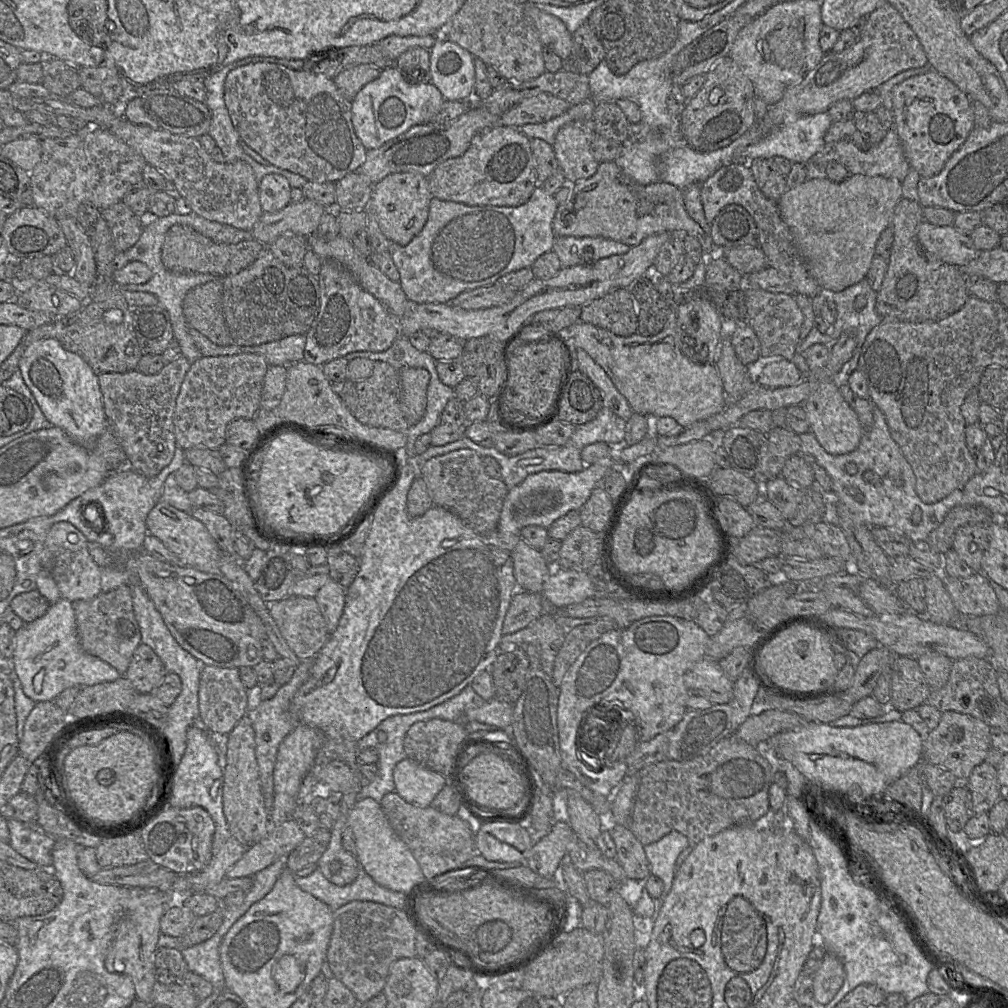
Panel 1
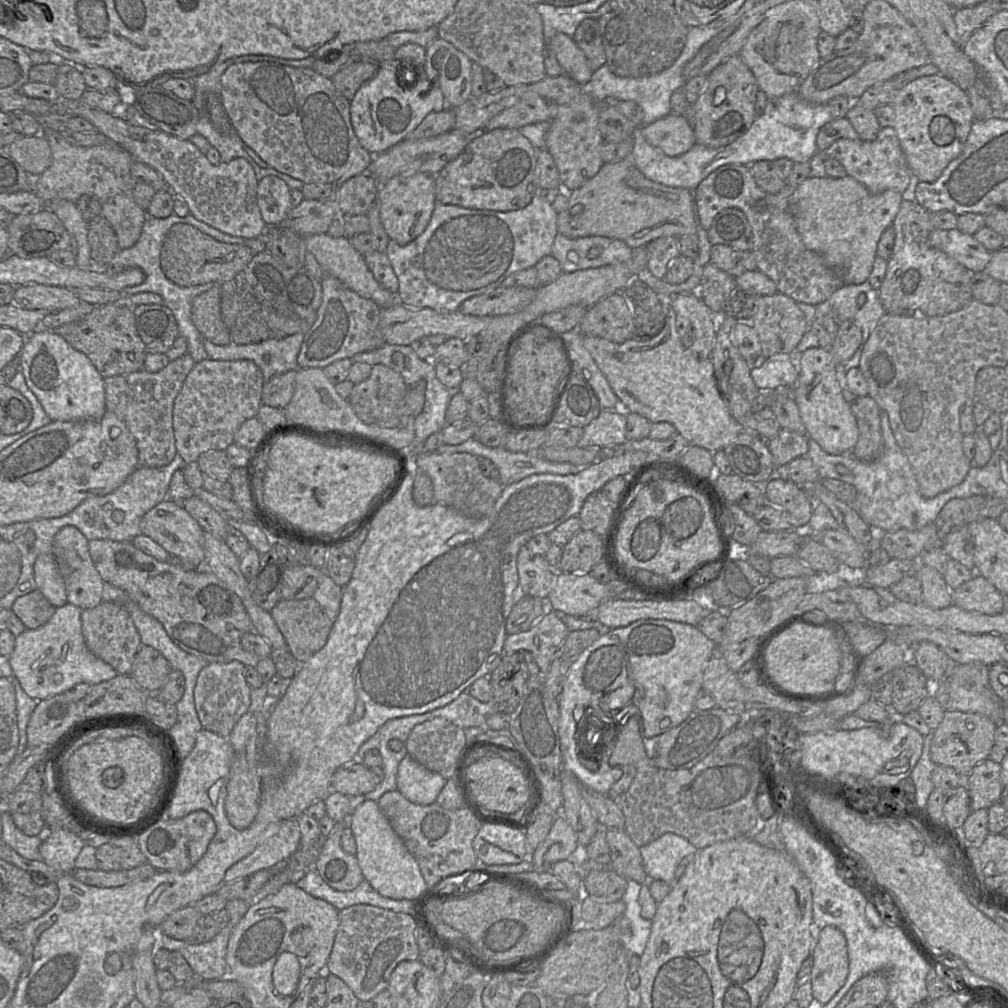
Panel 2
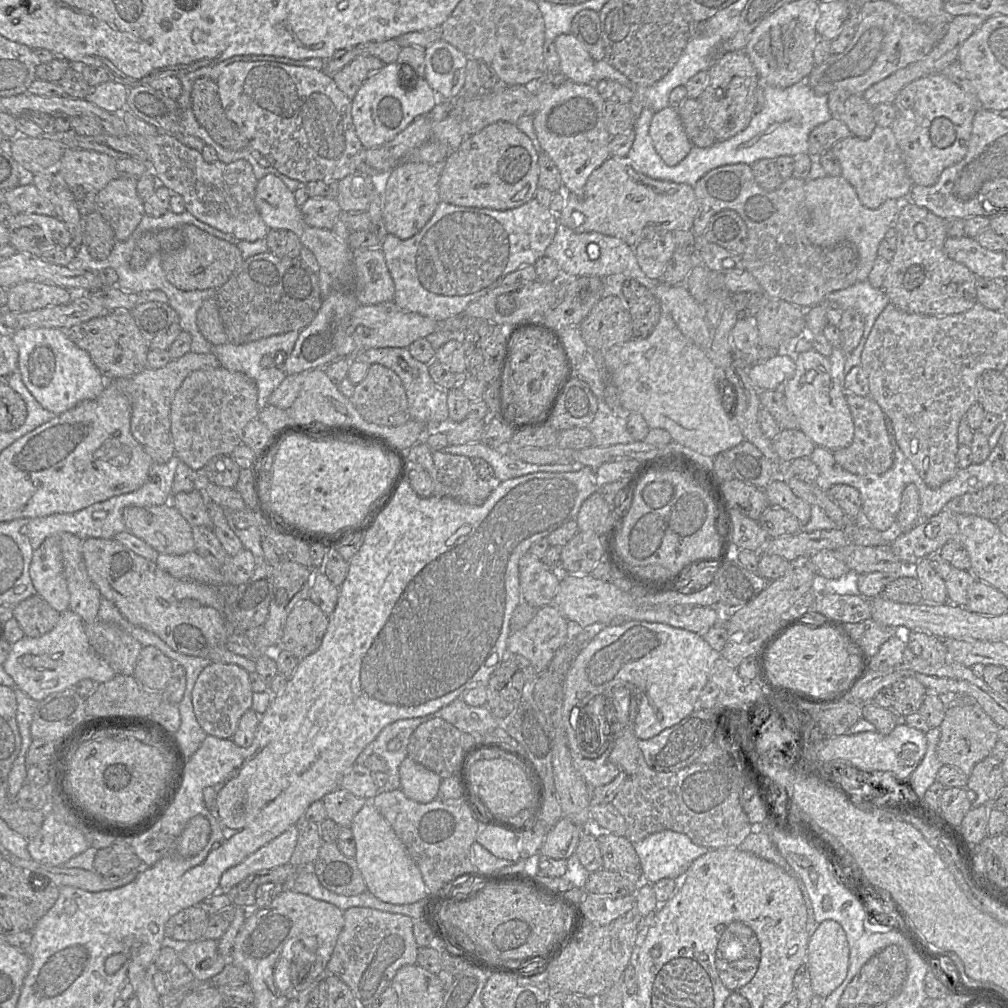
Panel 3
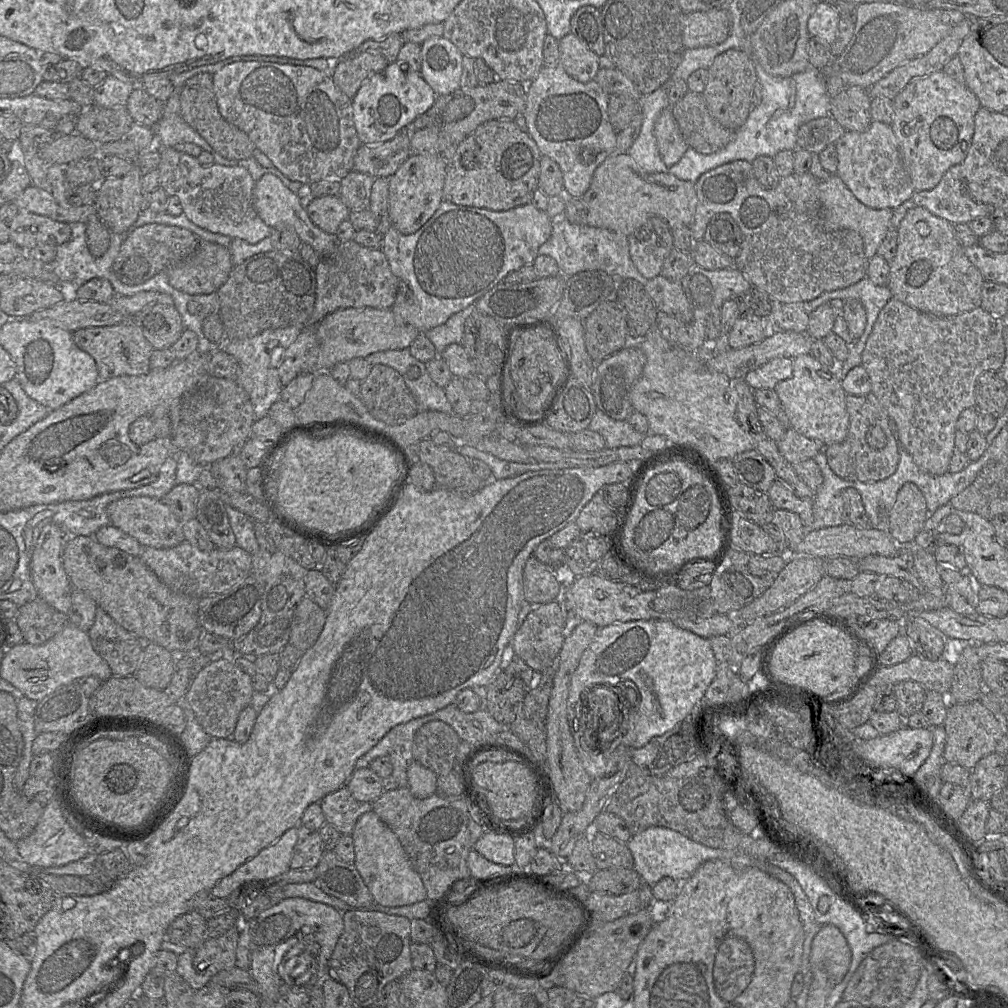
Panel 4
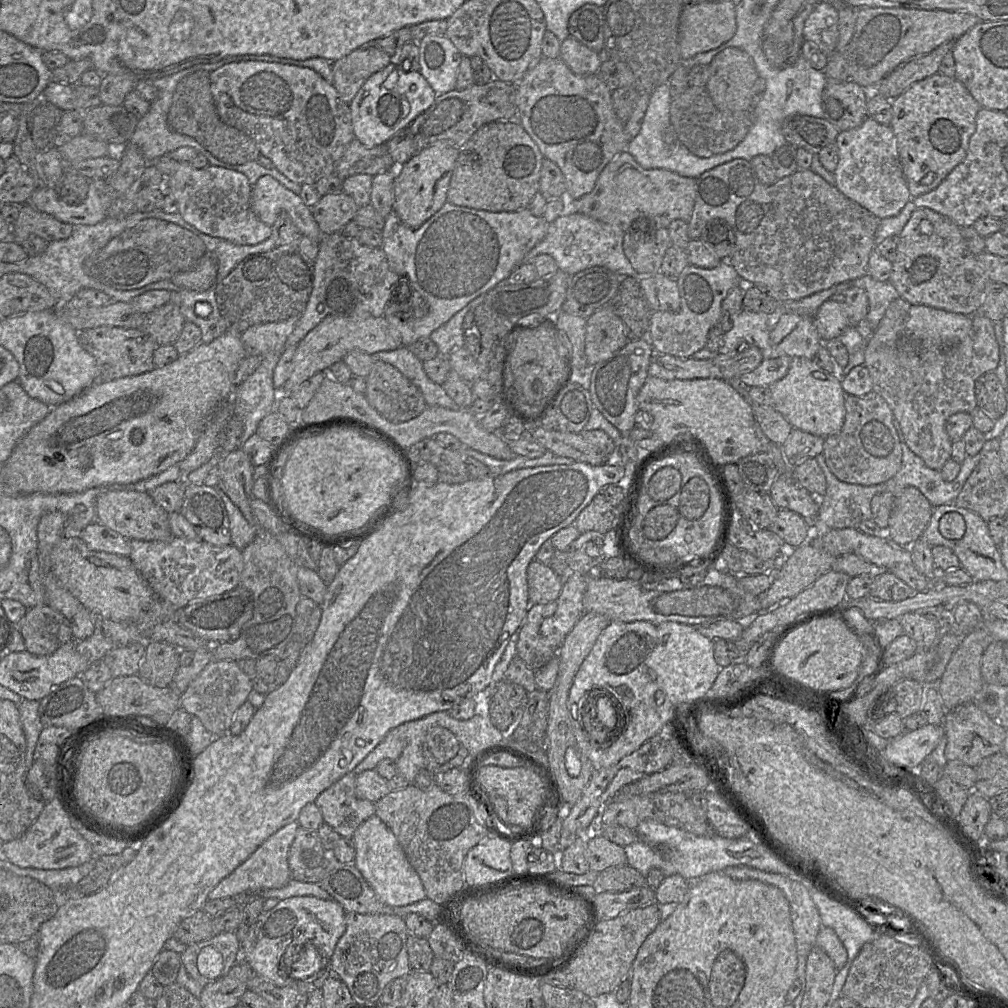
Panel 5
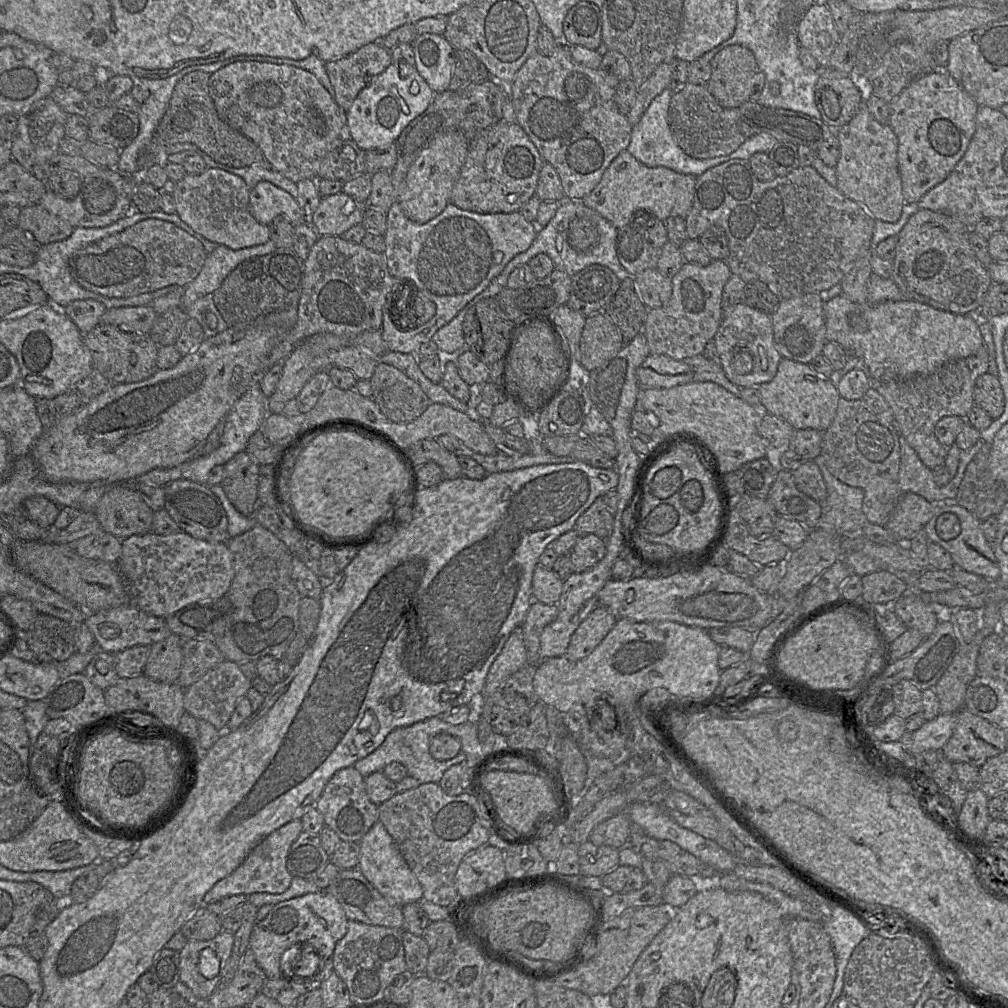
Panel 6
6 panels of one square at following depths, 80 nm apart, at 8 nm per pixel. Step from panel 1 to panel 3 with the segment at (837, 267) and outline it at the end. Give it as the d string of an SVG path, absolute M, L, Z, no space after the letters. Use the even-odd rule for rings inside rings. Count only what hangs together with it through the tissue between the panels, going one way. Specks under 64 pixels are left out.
M841 175L806 180L805 204L809 213L806 234L809 241L819 247L831 248L841 243L853 245L858 253L857 281L865 281L878 257L879 244L886 232L893 227L902 200L889 199L875 210L868 209L860 202L855 189Z

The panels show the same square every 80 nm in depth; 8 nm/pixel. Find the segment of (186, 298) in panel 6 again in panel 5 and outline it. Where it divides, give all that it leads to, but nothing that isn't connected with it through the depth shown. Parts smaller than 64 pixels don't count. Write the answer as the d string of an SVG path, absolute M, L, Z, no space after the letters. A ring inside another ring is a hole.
M272 237L256 245L239 245L229 241L222 241L213 252L218 261L217 283L227 275L244 259L249 256L270 251L276 247Z

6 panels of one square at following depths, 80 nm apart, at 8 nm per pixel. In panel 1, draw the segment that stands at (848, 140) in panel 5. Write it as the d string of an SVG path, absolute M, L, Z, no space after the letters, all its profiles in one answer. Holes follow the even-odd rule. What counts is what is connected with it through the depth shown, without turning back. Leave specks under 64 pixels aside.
M888 129L885 137L879 144L870 146L866 150L861 150L853 143L847 141L825 144L824 148L814 155L809 162L826 166L827 163L832 161L845 166L851 175L861 174L869 177L895 178L901 183L910 169L903 146L894 129Z

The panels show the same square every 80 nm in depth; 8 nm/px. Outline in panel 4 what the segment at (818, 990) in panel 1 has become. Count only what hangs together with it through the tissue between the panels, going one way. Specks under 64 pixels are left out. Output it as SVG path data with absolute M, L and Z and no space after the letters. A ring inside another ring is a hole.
M832 924L820 927L810 955L811 971L822 969L832 986L840 983L851 963L851 949L842 932Z

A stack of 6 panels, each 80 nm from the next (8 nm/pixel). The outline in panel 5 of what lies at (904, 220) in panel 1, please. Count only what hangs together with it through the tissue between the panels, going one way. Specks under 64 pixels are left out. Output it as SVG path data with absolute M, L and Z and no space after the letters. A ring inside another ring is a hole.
M916 208L898 236L896 257L892 261L889 281L899 293L899 298L911 305L926 305L964 315L972 316L978 312L986 292L986 286L991 281L977 261L976 255L965 243L959 226L932 209Z

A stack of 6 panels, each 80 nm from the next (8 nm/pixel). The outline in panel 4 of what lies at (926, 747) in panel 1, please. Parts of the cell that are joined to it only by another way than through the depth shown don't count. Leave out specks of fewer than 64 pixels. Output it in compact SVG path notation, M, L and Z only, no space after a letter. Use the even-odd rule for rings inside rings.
M980 701L949 703L943 727L946 732L944 759L947 763L972 770L979 760L995 752L1004 734L1004 722L995 717Z

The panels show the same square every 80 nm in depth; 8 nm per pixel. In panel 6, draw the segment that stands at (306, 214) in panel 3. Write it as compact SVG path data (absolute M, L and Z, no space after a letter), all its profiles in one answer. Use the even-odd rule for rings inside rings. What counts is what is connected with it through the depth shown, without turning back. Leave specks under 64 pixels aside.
M344 192L322 197L309 221L319 236L342 236L355 225L361 225L367 202L359 202Z

